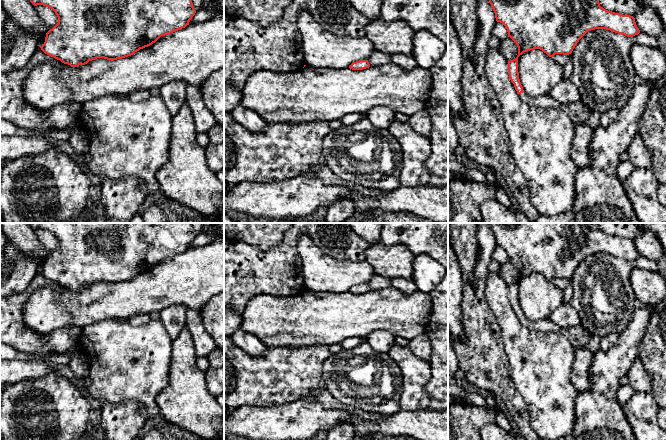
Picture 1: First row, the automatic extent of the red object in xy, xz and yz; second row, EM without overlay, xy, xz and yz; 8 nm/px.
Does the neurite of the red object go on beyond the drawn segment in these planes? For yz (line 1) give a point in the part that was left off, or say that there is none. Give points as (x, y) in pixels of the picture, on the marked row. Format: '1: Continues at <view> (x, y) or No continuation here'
1: Continues at yz (544, 101)

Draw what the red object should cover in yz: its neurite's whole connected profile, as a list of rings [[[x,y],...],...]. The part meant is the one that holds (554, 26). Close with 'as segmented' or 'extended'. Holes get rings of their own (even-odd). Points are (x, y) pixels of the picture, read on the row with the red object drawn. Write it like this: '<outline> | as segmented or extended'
[[[489,0],[497,22],[502,23],[518,47],[518,55],[508,61],[508,73],[521,100],[537,108],[559,108],[562,103],[549,95],[531,97],[521,85],[518,72],[518,57],[524,52],[540,49],[549,57],[555,54],[569,55],[579,40],[595,29],[606,29],[612,32],[633,37],[640,33],[635,18],[608,11],[600,6],[599,0]]] | extended

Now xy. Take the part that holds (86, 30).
[[[30,0],[34,5],[43,5],[51,8],[58,17],[58,23],[46,33],[45,42],[40,47],[41,50],[64,64],[71,67],[85,65],[89,61],[97,58],[104,58],[107,60],[117,60],[133,55],[135,52],[148,47],[155,43],[161,36],[169,35],[175,31],[185,28],[189,25],[190,20],[195,15],[196,10],[193,7],[192,0]]] | as segmented

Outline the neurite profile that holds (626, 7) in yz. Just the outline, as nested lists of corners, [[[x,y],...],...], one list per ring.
[[[599,0],[599,3],[601,7],[611,12],[633,17],[637,14],[638,4],[636,0]]]

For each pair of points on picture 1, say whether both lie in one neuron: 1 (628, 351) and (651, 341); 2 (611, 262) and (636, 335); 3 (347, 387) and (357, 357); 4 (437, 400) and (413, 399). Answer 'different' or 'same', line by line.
1: different
2: different
3: same
4: different

